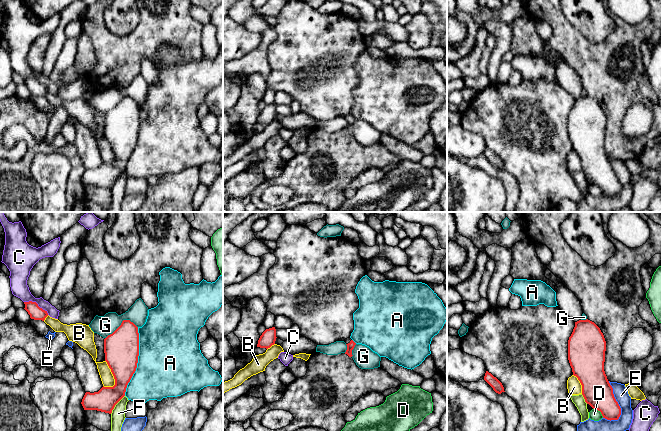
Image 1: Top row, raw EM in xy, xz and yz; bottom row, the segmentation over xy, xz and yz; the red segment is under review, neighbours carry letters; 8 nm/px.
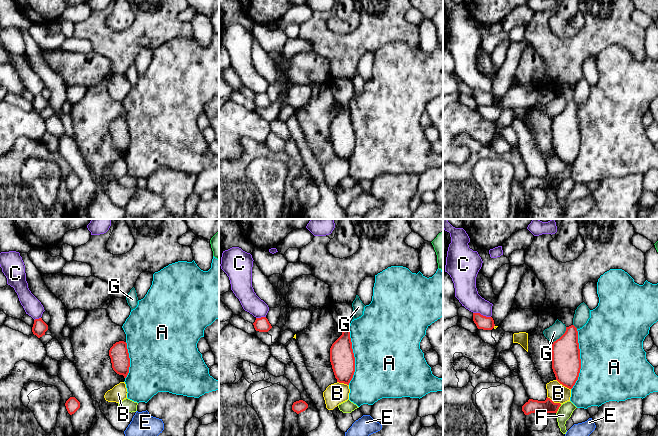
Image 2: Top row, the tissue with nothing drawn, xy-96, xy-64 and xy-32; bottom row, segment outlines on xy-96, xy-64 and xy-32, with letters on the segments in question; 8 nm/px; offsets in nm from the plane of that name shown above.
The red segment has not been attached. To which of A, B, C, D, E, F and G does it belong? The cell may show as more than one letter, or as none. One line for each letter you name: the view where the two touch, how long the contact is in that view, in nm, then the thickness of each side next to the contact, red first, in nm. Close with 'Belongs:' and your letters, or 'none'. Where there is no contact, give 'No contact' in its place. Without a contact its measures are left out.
Belongs: none

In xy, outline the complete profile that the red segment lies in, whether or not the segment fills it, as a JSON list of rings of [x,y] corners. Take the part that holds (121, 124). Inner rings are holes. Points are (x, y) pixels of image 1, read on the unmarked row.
[[[123,96],[121,101],[104,115],[105,137],[115,155],[113,163],[102,163],[98,168],[86,168],[82,175],[84,186],[97,186],[112,189],[115,181],[125,172],[126,164],[136,147],[139,132],[138,103],[130,96]]]

